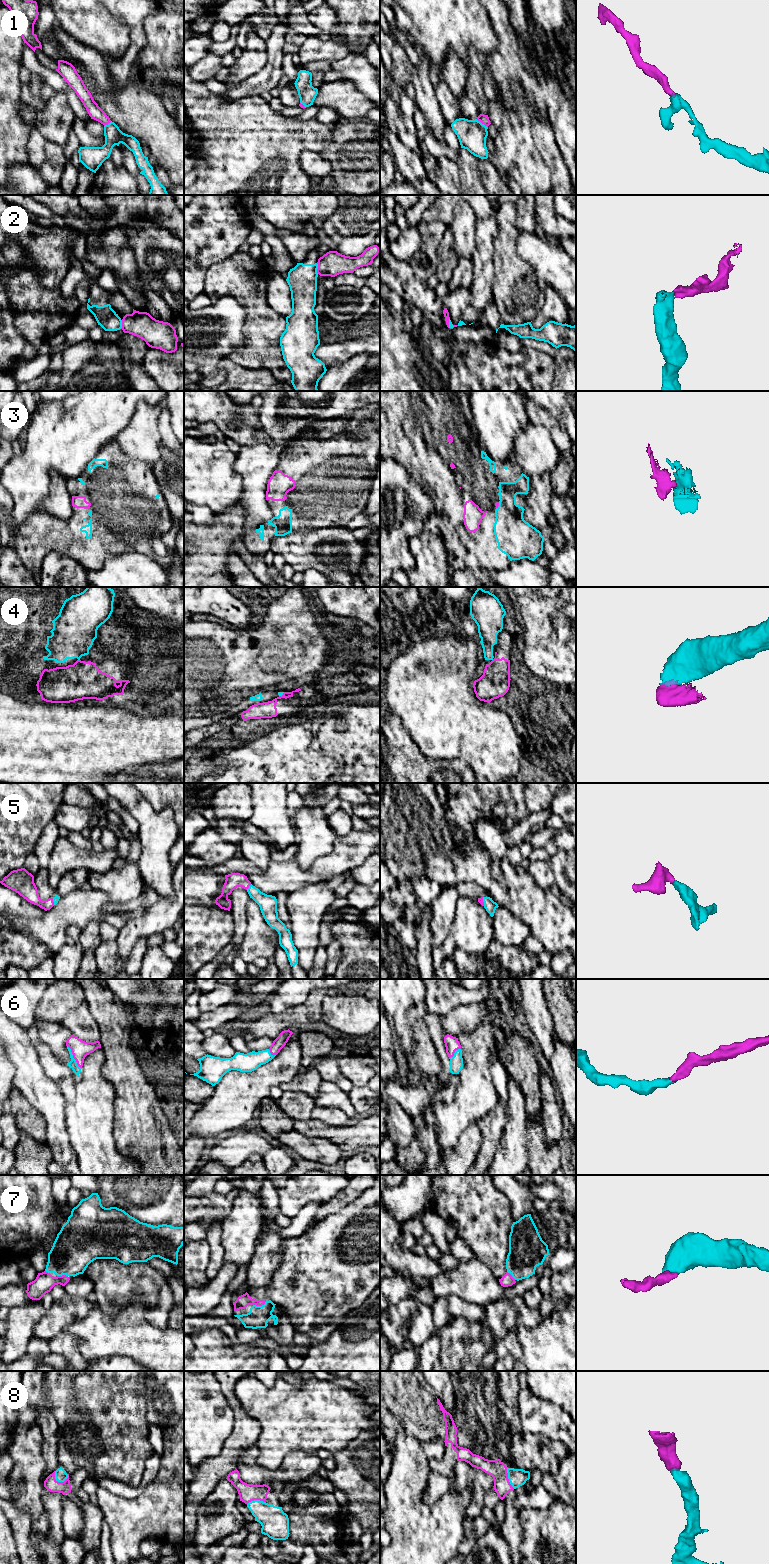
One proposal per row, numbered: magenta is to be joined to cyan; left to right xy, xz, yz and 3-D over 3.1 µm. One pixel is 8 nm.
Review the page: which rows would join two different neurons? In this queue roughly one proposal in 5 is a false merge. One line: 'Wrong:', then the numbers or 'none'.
Wrong: 2, 4

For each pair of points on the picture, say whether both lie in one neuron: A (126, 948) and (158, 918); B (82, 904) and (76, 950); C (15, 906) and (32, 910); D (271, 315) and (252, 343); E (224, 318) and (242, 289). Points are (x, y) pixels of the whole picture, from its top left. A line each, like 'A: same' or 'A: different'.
A: same
B: different
C: same
D: same
E: different

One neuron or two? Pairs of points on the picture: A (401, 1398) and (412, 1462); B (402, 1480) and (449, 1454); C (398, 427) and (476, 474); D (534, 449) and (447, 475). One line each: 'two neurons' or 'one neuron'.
A: two neurons
B: two neurons
C: one neuron
D: two neurons

